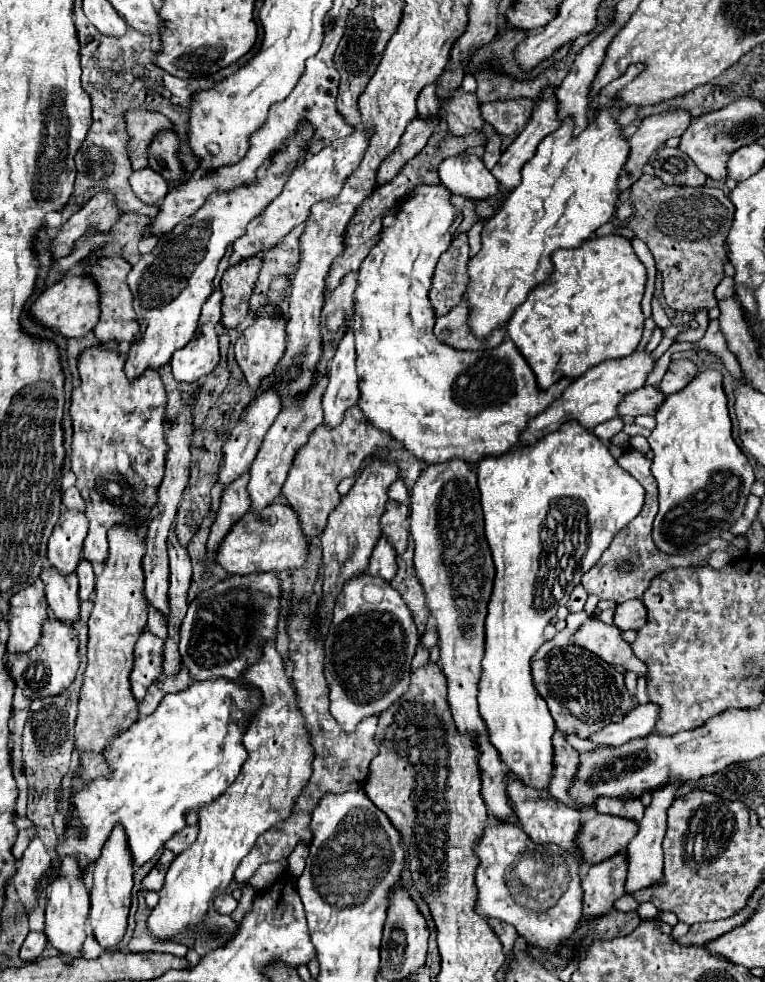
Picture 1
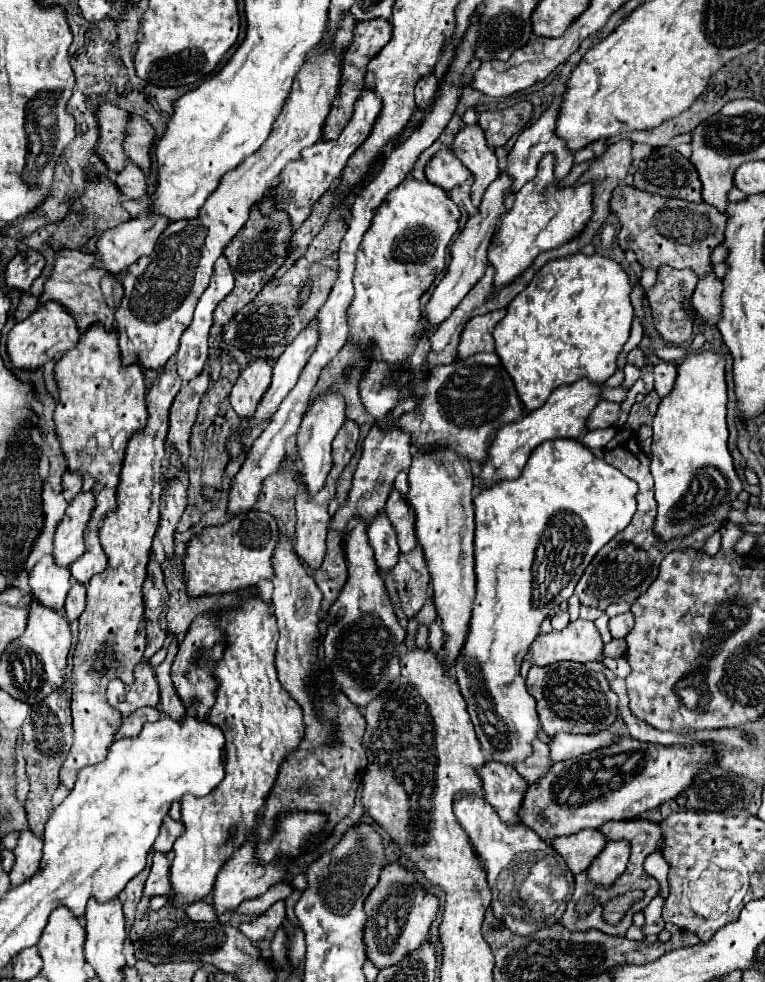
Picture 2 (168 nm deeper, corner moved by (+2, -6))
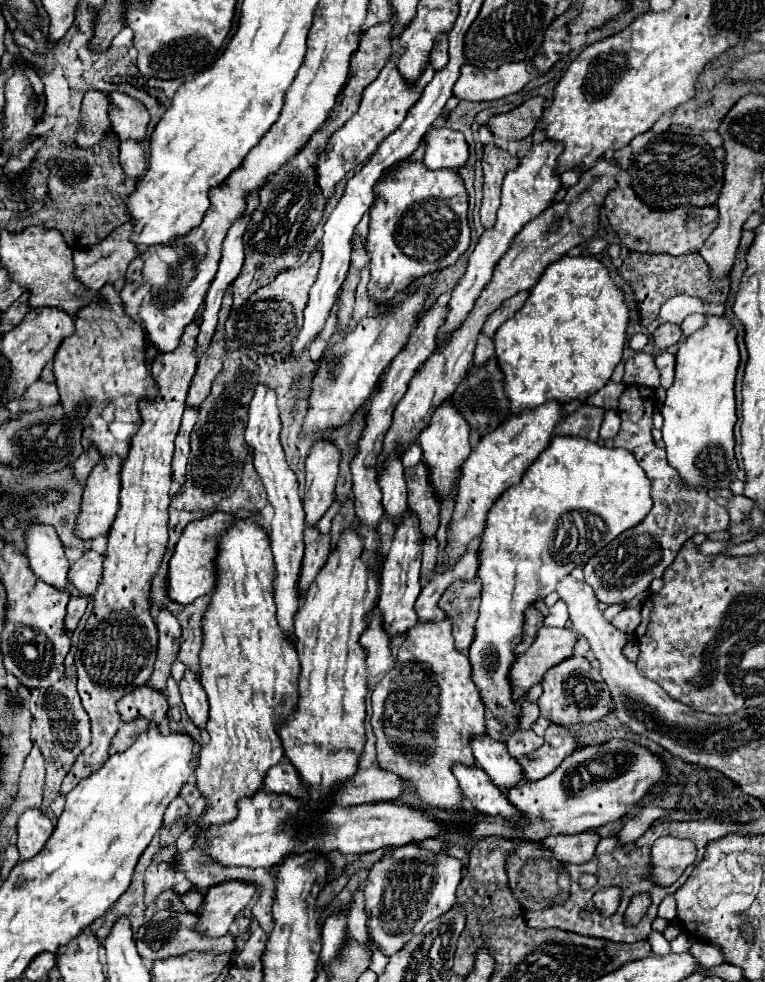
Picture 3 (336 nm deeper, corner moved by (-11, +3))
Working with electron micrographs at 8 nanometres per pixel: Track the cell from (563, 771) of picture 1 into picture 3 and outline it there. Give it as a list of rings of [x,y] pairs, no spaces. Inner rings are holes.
[[[517,730],[507,738],[507,748],[513,758],[523,758],[543,746],[543,738],[533,730]]]

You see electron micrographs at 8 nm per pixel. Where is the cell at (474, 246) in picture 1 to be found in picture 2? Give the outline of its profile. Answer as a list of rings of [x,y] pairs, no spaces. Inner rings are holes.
[[[496,309],[486,315],[470,319],[462,337],[460,337],[460,345],[458,345],[460,359],[468,359],[468,357],[482,353],[482,351],[492,353],[494,351],[492,329],[504,315],[506,315],[506,309]]]

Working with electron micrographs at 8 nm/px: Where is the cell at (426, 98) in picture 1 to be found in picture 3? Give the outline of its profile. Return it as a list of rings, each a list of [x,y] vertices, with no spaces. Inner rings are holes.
[[[437,36],[437,44],[433,46],[431,52],[431,66],[435,72],[447,66],[447,36]]]

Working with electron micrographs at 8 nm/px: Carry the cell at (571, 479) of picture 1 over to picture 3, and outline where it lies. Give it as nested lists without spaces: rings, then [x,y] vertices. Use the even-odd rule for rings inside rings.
[[[555,436],[549,448],[543,450],[539,458],[529,466],[521,482],[507,488],[491,506],[477,548],[477,576],[483,582],[483,590],[479,618],[475,622],[477,634],[467,650],[467,658],[473,666],[471,678],[477,684],[485,708],[495,720],[499,720],[503,728],[517,728],[521,718],[521,710],[515,714],[517,702],[513,700],[509,670],[517,660],[515,648],[521,644],[525,610],[531,608],[537,600],[543,600],[551,592],[555,592],[557,582],[569,576],[575,566],[585,564],[589,556],[597,554],[617,534],[639,524],[653,504],[649,492],[649,480],[629,450],[611,450],[573,436]]]

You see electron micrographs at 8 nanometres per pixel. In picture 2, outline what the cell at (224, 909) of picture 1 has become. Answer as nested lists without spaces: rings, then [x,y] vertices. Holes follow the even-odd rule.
[[[194,901],[192,905],[186,905],[184,911],[192,921],[214,921],[216,919],[214,907],[206,901]]]

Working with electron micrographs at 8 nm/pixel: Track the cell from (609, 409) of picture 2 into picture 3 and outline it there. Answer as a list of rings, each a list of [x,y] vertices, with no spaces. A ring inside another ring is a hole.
[[[581,404],[573,414],[569,414],[561,424],[557,424],[553,436],[579,436],[589,442],[599,440],[599,428],[603,424],[605,410],[589,404]]]

